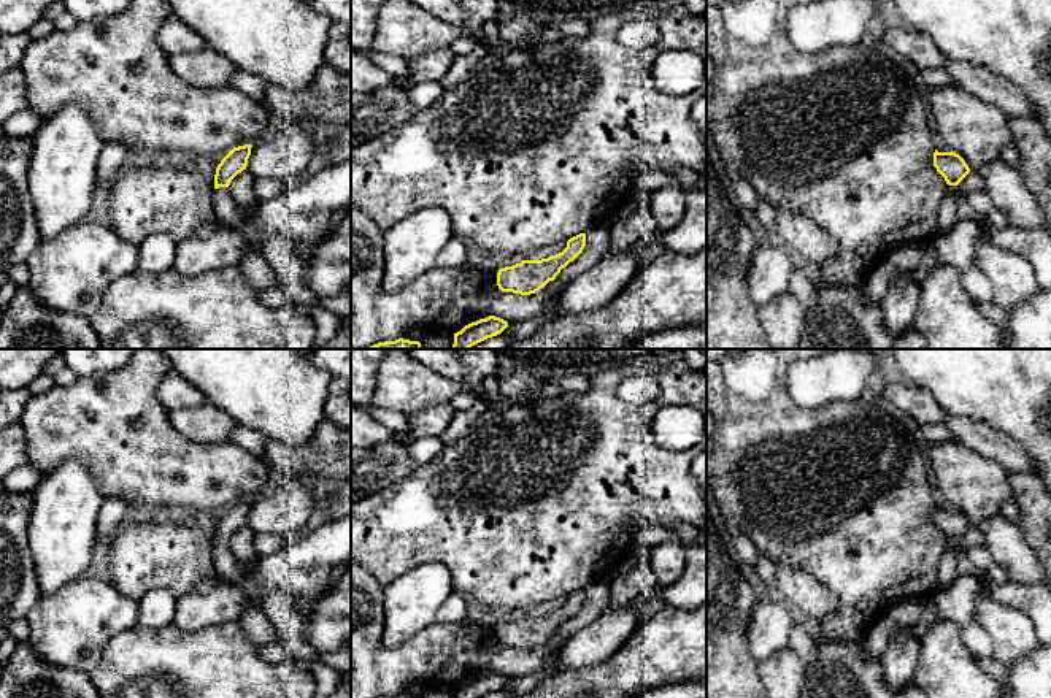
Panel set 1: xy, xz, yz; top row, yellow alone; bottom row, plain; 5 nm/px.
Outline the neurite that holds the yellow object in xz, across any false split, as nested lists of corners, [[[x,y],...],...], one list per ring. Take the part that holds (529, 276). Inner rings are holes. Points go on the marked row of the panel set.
[[[579,233],[567,241],[567,247],[548,259],[522,260],[513,267],[500,268],[497,286],[502,292],[530,295],[543,289],[549,281],[573,262],[586,246],[586,233]]]

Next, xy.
[[[244,144],[233,148],[221,160],[214,174],[214,194],[213,194],[213,208],[216,219],[225,225],[241,232],[248,240],[254,238],[254,228],[248,221],[248,216],[243,214],[240,206],[237,206],[230,197],[229,186],[232,179],[246,170],[248,159],[251,155],[252,144]]]

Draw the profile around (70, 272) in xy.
[[[81,221],[54,238],[41,238],[25,263],[30,271],[27,286],[38,305],[90,319],[100,309],[105,289],[114,279],[138,270],[138,246],[119,238],[110,225]]]

